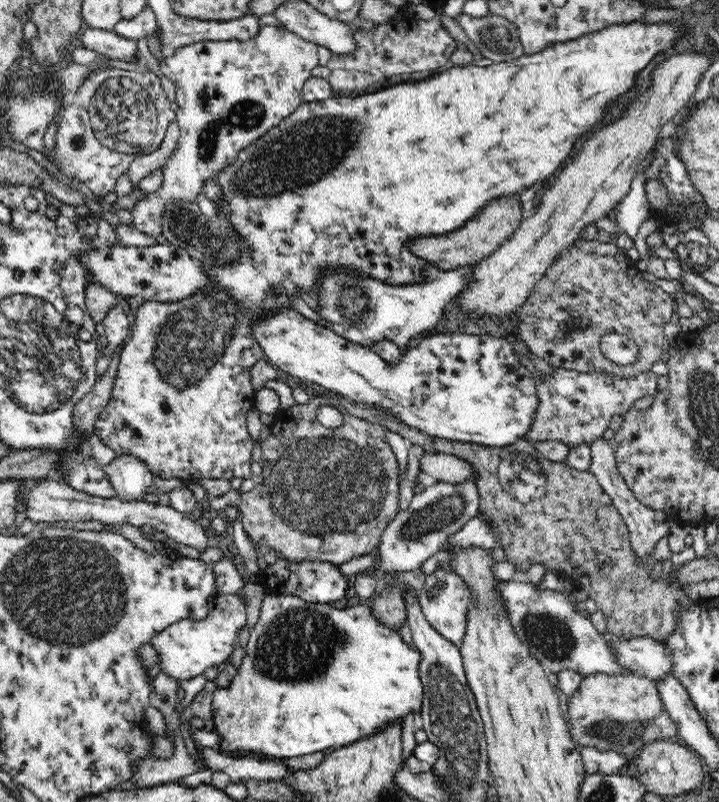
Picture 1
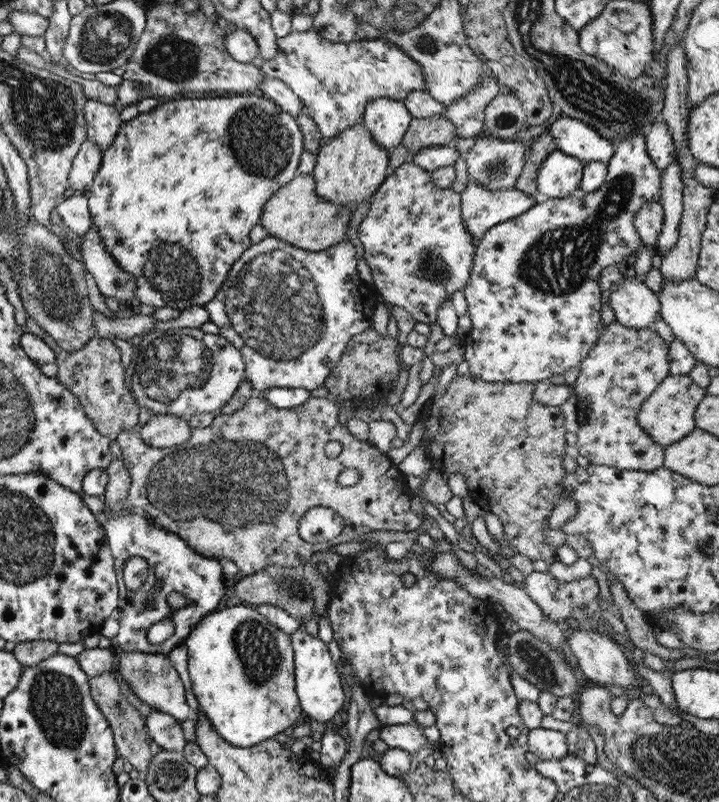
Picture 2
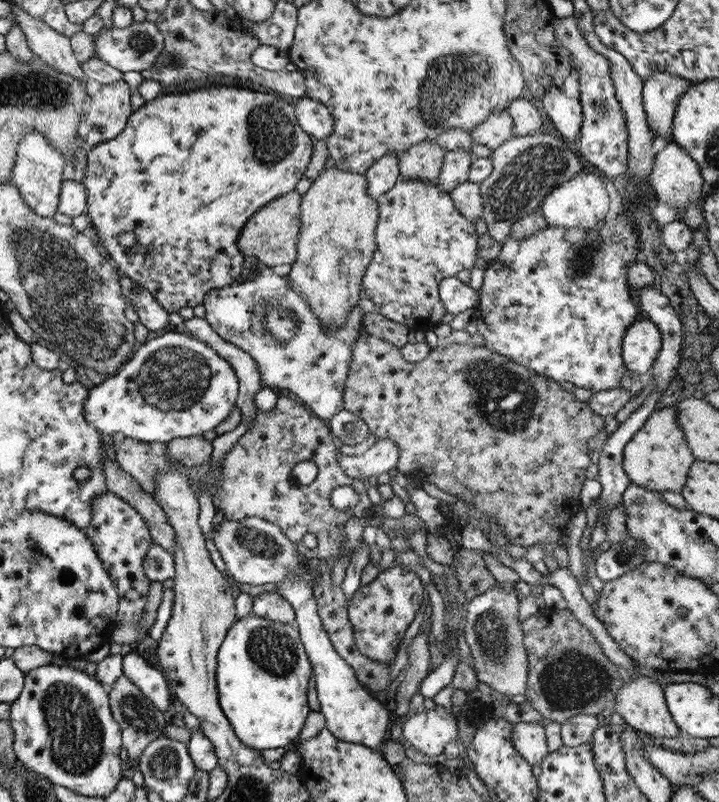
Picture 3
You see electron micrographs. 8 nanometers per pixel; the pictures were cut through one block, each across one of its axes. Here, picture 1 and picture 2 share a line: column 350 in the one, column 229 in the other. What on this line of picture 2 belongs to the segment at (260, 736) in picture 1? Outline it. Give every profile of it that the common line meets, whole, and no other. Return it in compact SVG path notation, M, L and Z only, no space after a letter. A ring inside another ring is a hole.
M241 604L206 613L197 621L197 624L194 624L189 634L184 638L183 643L185 648L187 648L187 670L191 691L195 696L195 700L197 700L201 714L209 720L211 728L219 734L223 742L227 742L227 744L236 748L249 748L262 742L262 740L271 739L274 734L283 733L286 728L289 728L301 716L302 711L294 690L294 662L290 635L265 620L256 610Z

